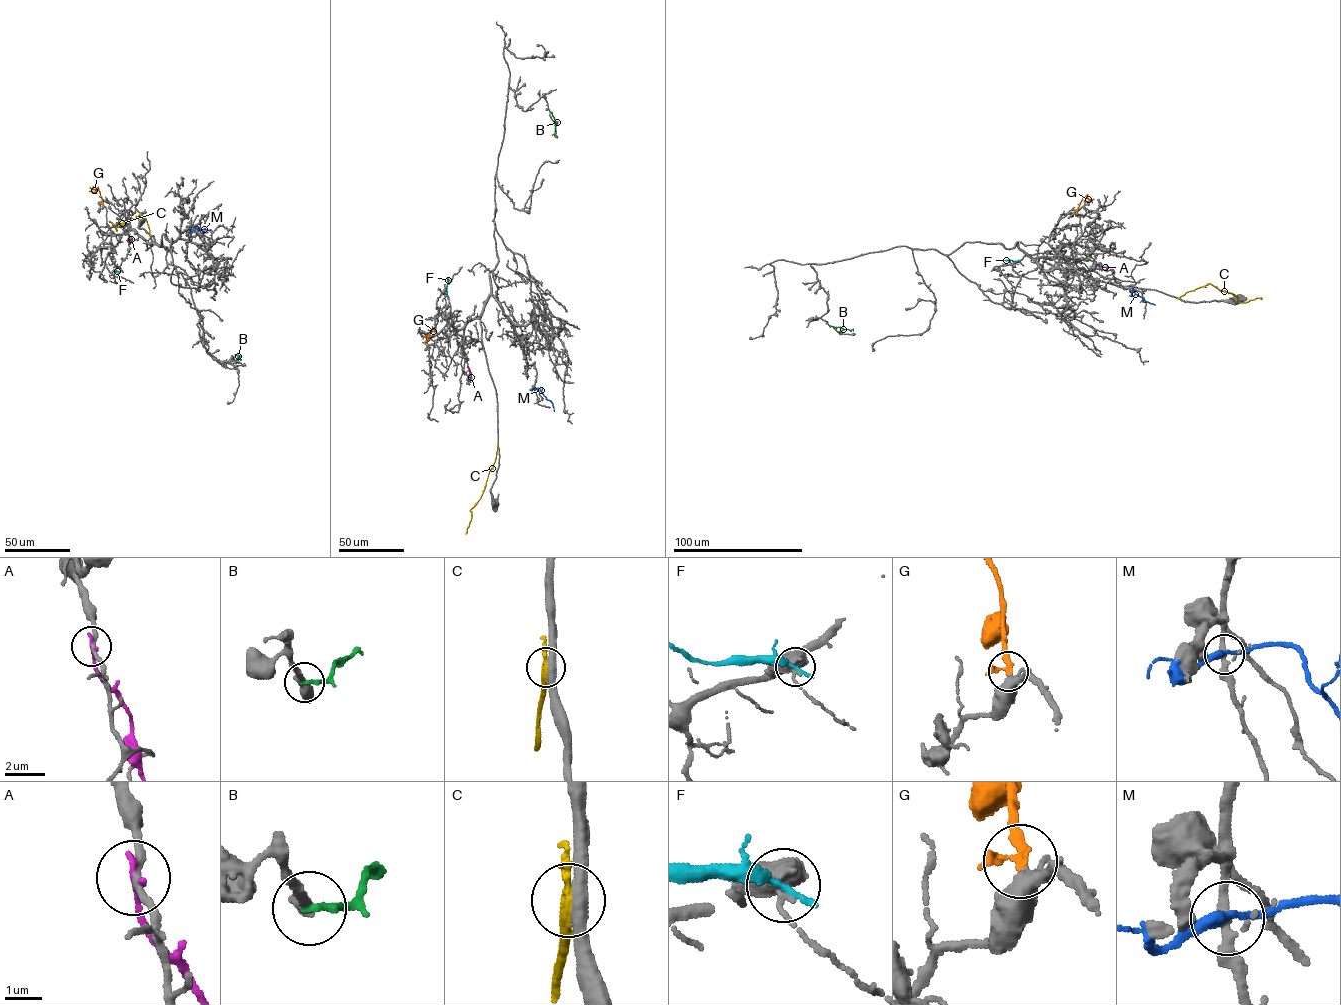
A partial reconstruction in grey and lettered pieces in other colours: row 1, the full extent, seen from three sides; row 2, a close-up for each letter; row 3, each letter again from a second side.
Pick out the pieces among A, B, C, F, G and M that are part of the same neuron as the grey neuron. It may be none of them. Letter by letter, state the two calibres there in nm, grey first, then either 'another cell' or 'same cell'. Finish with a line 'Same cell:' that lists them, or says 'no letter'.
A: calibres 240 and 240 nm; another cell
B: calibres 240 and 190 nm; another cell
C: calibres 440 and 240 nm; another cell
F: calibres 360 and 280 nm; another cell
G: calibres 280 and 200 nm; same cell
M: calibres 200 and 240 nm; another cell
Same cell: G

